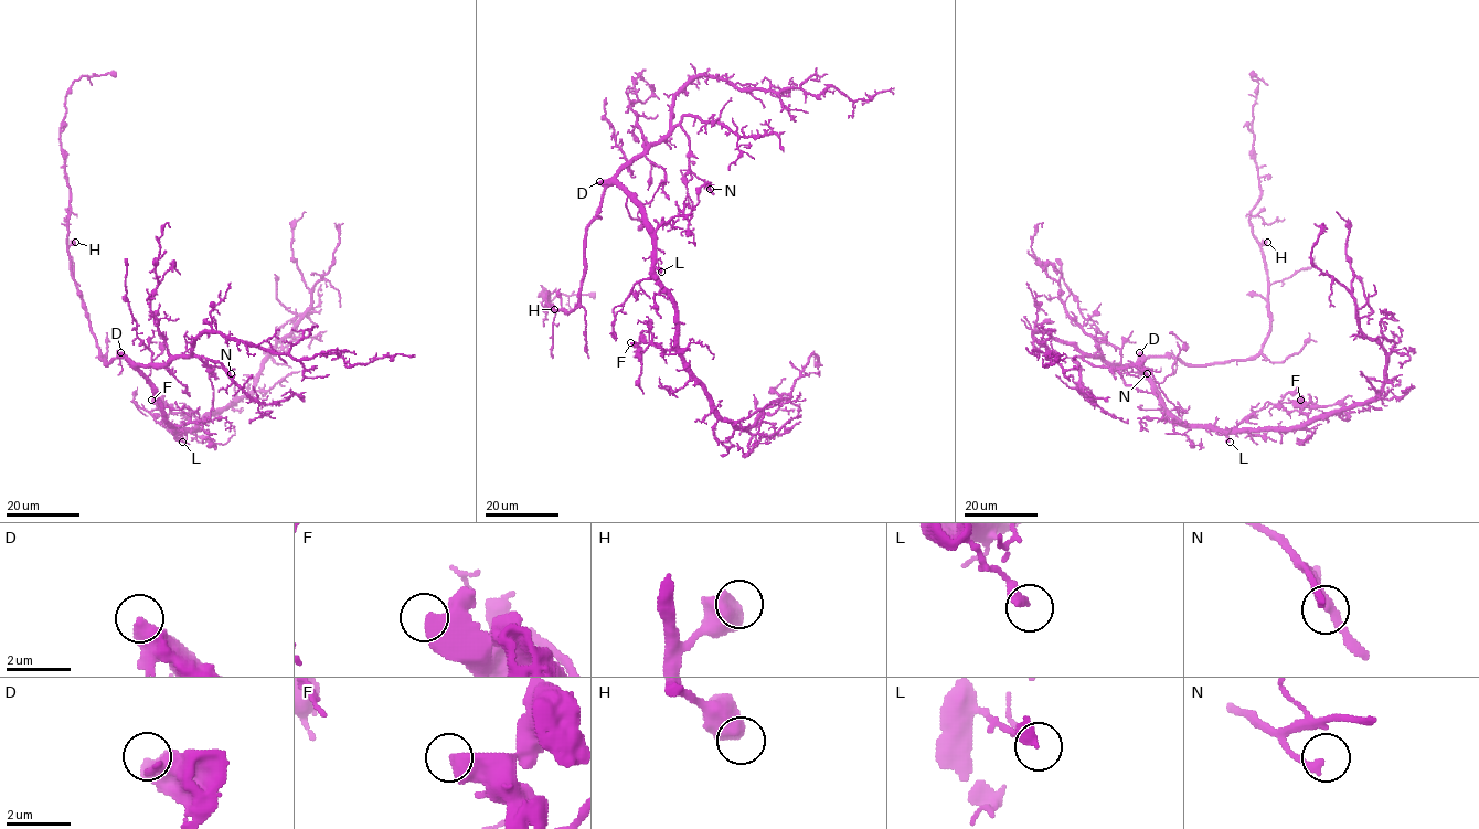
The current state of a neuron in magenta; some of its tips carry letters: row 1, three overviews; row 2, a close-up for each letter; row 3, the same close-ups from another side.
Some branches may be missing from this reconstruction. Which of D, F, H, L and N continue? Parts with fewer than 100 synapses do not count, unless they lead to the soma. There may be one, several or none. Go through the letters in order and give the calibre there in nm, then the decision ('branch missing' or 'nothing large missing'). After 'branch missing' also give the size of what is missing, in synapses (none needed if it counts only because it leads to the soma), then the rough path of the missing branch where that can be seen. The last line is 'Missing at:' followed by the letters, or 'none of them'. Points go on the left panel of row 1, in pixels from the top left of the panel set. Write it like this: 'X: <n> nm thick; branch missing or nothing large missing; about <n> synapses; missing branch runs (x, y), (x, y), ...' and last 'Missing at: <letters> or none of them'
D: 550 nm thick; branch missing; about 300 synapses
F: 600 nm thick; nothing large missing
H: 650 nm thick; nothing large missing
L: 400 nm thick; nothing large missing
N: 200 nm thick; nothing large missing
Missing at: D

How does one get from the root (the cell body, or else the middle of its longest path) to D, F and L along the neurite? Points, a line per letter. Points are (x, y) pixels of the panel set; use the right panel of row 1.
D: (1157, 390), (1141, 368), (1139, 352)
F: (1157, 390), (1164, 405), (1182, 423), (1214, 429), (1304, 425), (1308, 416), (1301, 410), (1309, 403), (1300, 400)
L: (1157, 390), (1164, 405), (1182, 423), (1210, 427), (1223, 433), (1230, 442)

